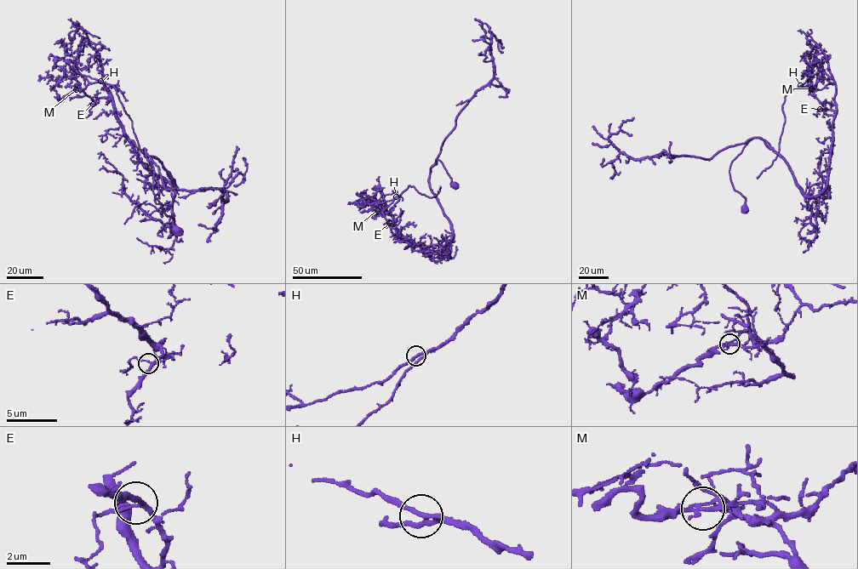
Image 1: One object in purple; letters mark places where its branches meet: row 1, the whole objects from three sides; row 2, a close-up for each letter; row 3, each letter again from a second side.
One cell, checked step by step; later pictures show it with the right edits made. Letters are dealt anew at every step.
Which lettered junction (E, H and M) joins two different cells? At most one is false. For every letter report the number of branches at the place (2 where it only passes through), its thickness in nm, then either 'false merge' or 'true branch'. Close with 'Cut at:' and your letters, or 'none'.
E: branches 3; calibre 180 nm; true branch
H: branches 3; calibre 170 nm; true branch
M: branches 3; calibre 170 nm; false merge
Cut at: M

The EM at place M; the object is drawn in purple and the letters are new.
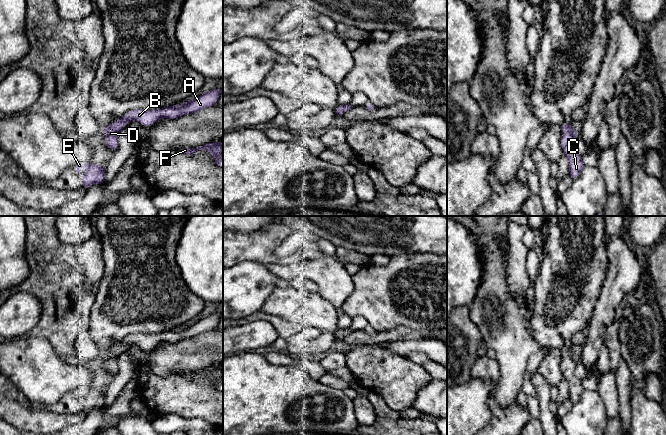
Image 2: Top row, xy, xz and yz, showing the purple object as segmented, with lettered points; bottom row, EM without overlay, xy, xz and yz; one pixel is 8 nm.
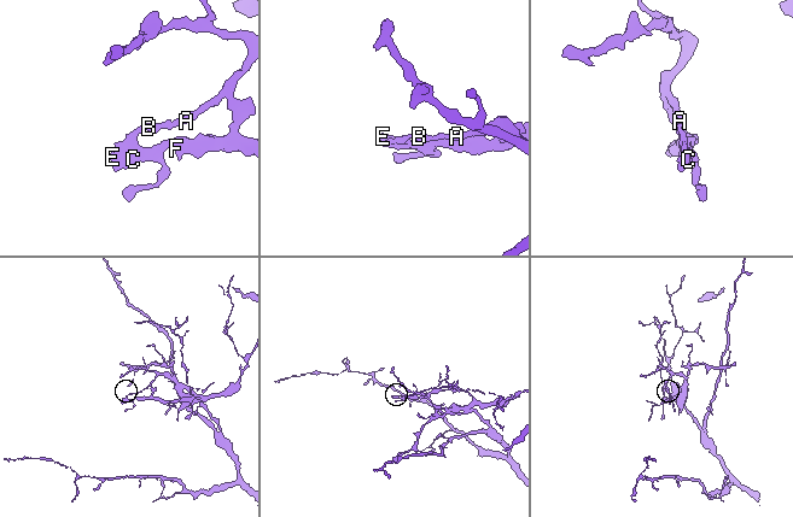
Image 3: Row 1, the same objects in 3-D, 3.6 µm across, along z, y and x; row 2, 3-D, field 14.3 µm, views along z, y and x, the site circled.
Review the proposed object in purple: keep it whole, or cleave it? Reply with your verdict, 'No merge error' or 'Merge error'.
Merge error

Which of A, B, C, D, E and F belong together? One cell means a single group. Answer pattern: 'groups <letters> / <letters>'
groups A B / C D E F

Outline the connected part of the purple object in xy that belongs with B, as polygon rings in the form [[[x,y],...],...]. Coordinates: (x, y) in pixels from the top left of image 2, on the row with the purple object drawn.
[[[223,87],[212,89],[181,105],[172,105],[155,110],[135,109],[128,111],[121,117],[123,120],[123,126],[125,127],[128,122],[135,120],[140,122],[143,127],[148,128],[162,118],[177,119],[185,114],[193,114],[198,111],[203,111],[217,103],[222,91]]]

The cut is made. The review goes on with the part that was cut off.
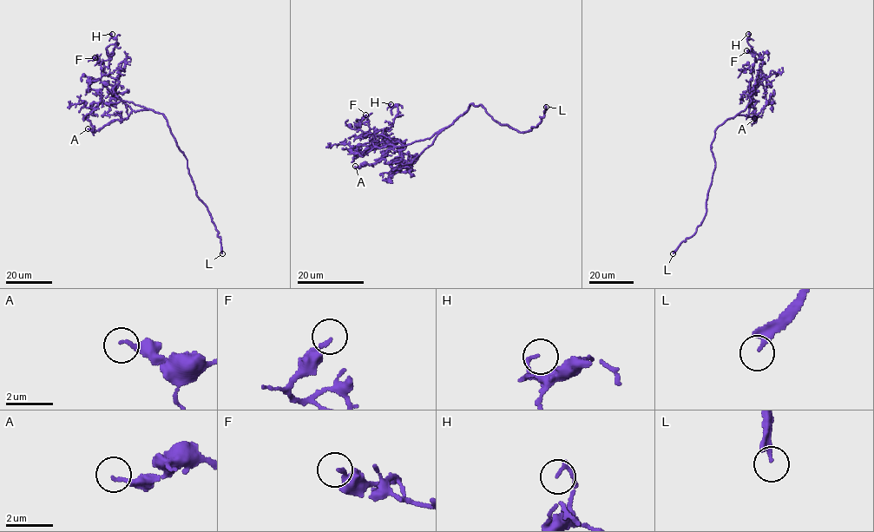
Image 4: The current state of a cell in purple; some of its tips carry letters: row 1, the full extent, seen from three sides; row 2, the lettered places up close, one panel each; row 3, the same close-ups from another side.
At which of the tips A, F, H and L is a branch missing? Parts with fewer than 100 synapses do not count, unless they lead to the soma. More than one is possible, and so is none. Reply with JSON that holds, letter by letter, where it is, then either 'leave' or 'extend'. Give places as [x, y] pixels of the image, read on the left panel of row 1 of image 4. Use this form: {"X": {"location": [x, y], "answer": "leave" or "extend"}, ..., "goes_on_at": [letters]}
{"A": {"location": [88, 128], "answer": "leave"}, "F": {"location": [95, 57], "answer": "leave"}, "H": {"location": [112, 34], "answer": "leave"}, "L": {"location": [222, 253], "answer": "extend"}, "goes_on_at": ["L"]}

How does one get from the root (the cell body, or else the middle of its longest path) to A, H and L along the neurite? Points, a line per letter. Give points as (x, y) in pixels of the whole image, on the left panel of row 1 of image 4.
A: (167, 121), (162, 114), (147, 109), (133, 110), (125, 119), (111, 120), (96, 130), (88, 128)
H: (167, 121), (162, 114), (120, 99), (101, 81), (101, 63), (112, 55), (116, 43), (112, 34)
L: (167, 121), (176, 144), (187, 160), (197, 197), (206, 207), (220, 237), (222, 253)

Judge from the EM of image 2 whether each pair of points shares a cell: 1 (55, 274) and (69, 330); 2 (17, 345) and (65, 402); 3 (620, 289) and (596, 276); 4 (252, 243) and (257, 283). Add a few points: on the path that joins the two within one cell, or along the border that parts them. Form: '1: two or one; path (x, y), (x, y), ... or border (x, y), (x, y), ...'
1: one; path (62, 288), (63, 316)
2: two; border (72, 390), (52, 404), (39, 403)
3: two; border (608, 257), (607, 274), (600, 295), (595, 302)
4: two; border (265, 263), (242, 261), (233, 266)

